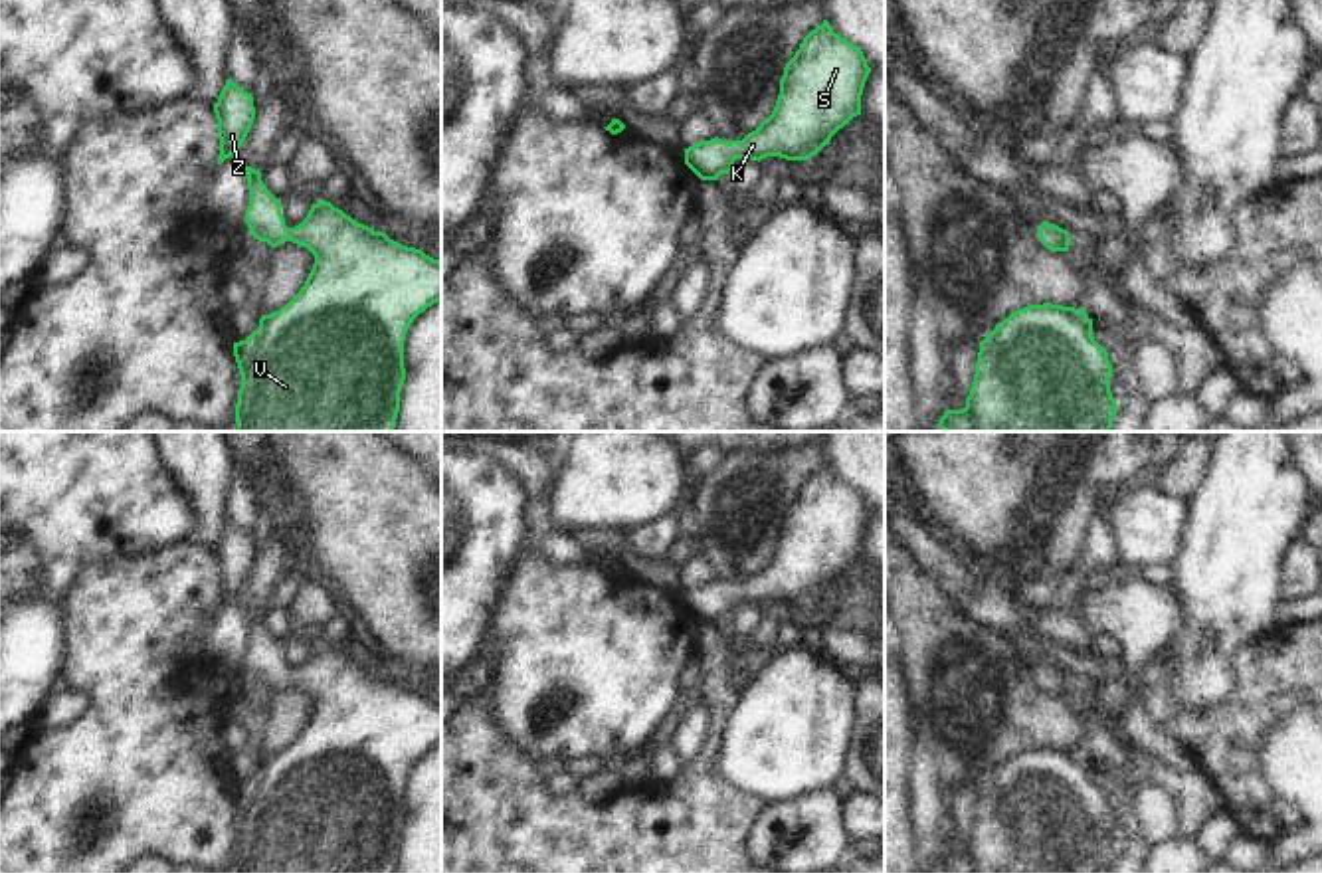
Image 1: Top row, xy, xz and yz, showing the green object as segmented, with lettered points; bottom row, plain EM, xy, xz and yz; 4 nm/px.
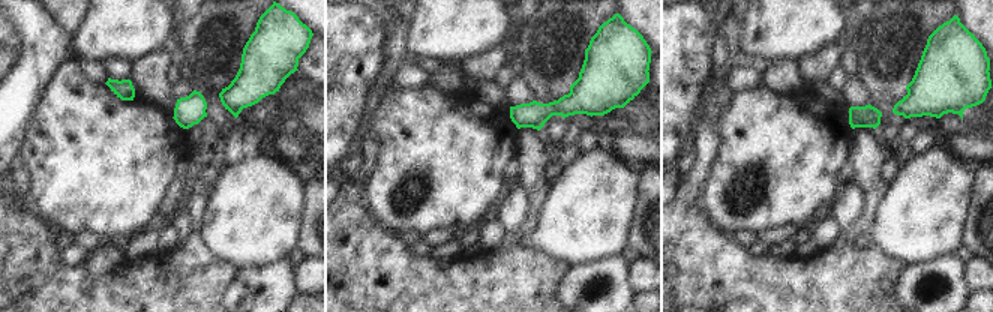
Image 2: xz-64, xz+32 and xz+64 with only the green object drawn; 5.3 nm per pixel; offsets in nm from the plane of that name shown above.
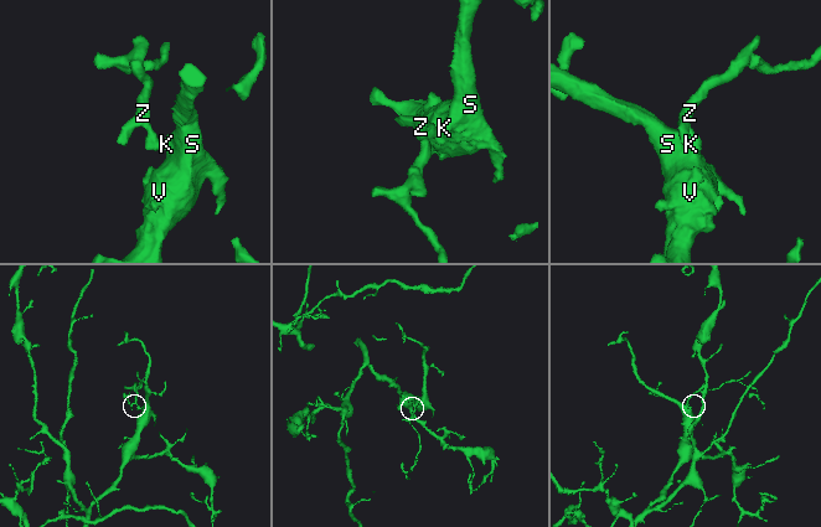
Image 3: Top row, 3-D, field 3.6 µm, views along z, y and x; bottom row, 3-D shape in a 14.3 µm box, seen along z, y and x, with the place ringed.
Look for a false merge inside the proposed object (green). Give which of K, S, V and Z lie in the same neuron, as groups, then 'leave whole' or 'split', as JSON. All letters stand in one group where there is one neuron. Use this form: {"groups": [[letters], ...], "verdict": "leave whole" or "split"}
{"groups": [["K", "S", "V", "Z"]], "verdict": "leave whole"}

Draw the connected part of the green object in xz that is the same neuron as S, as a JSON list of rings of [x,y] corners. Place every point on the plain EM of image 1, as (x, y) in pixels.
[[[823,463],[786,507],[772,558],[742,584],[714,580],[695,586],[685,592],[685,608],[701,624],[718,624],[732,614],[736,602],[807,604],[861,558],[869,517],[863,495]]]

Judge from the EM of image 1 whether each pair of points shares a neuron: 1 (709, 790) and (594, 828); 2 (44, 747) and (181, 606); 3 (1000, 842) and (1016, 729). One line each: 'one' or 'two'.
1: one
2: one
3: two

